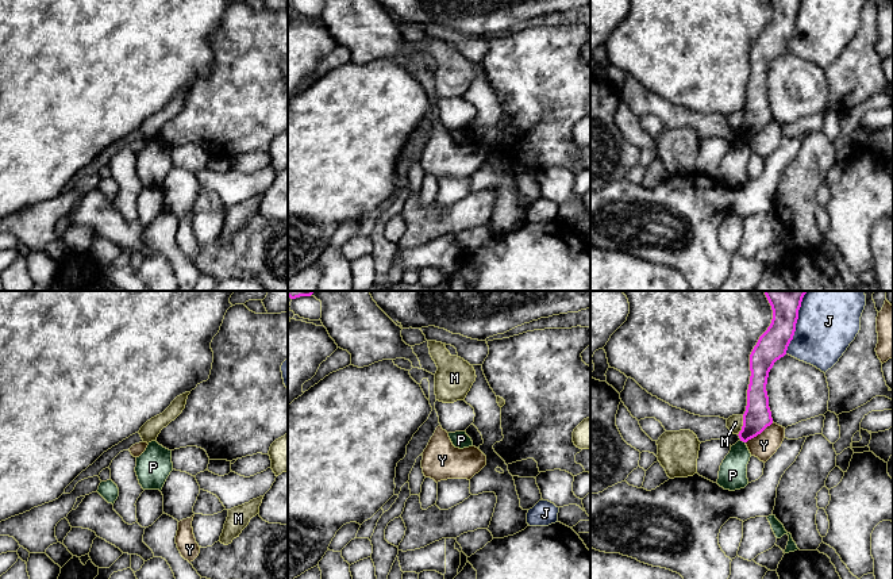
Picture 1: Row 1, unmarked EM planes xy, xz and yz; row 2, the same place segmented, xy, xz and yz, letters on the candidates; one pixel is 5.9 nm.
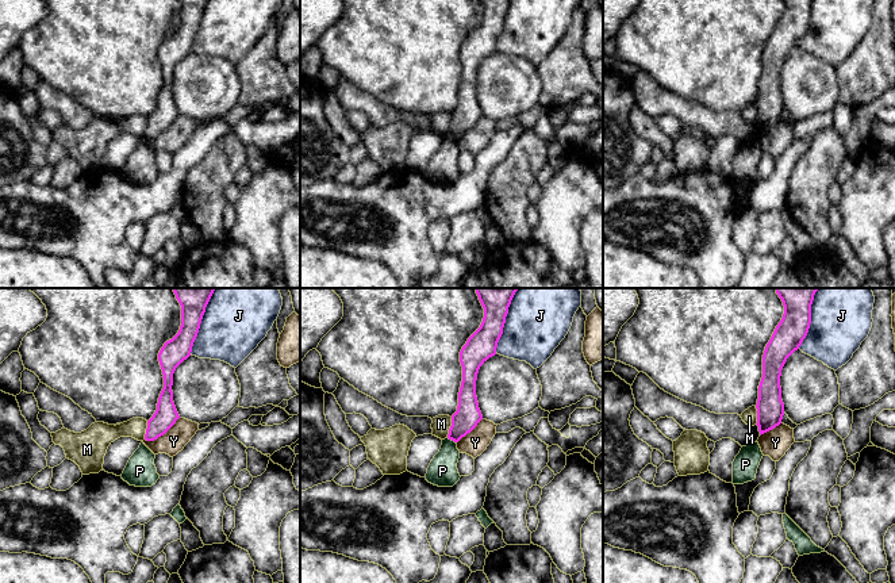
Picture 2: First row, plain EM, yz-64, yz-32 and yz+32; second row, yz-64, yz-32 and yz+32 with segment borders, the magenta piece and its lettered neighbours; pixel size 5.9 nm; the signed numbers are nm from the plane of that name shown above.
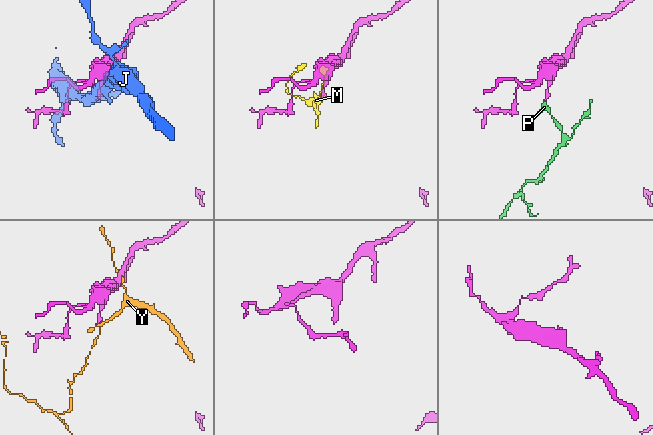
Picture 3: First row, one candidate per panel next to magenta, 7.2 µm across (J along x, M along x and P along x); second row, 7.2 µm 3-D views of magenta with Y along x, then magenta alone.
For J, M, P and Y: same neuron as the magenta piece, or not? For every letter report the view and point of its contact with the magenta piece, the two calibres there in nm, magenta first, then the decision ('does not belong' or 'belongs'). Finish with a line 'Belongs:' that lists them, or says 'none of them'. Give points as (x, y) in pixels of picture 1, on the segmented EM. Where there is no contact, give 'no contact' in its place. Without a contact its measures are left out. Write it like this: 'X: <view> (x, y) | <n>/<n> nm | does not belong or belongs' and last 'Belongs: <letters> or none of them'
J: yz (796, 322) | 220/360 nm | does not belong
M: yz (743, 425) | 160/90 nm | does not belong
P: yz (743, 441) | 160/170 nm | does not belong
Y: yz (759, 433) | 160/150 nm | does not belong
Belongs: none of them

